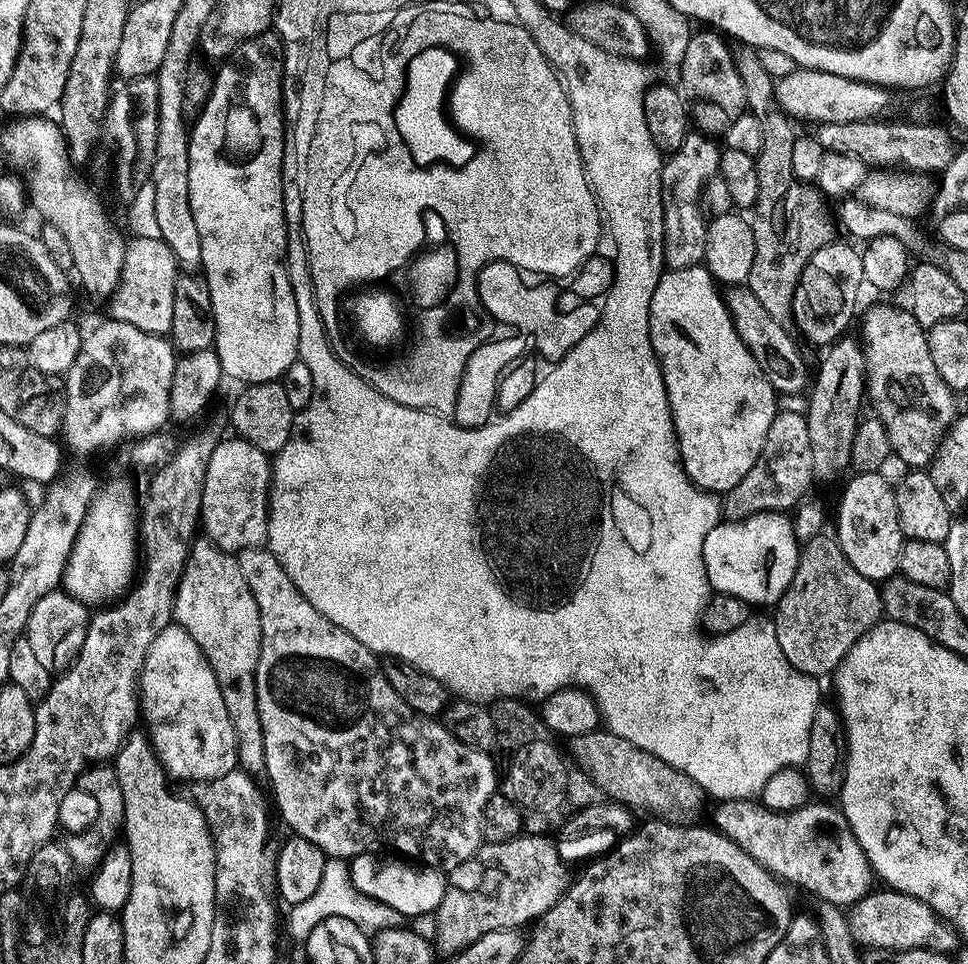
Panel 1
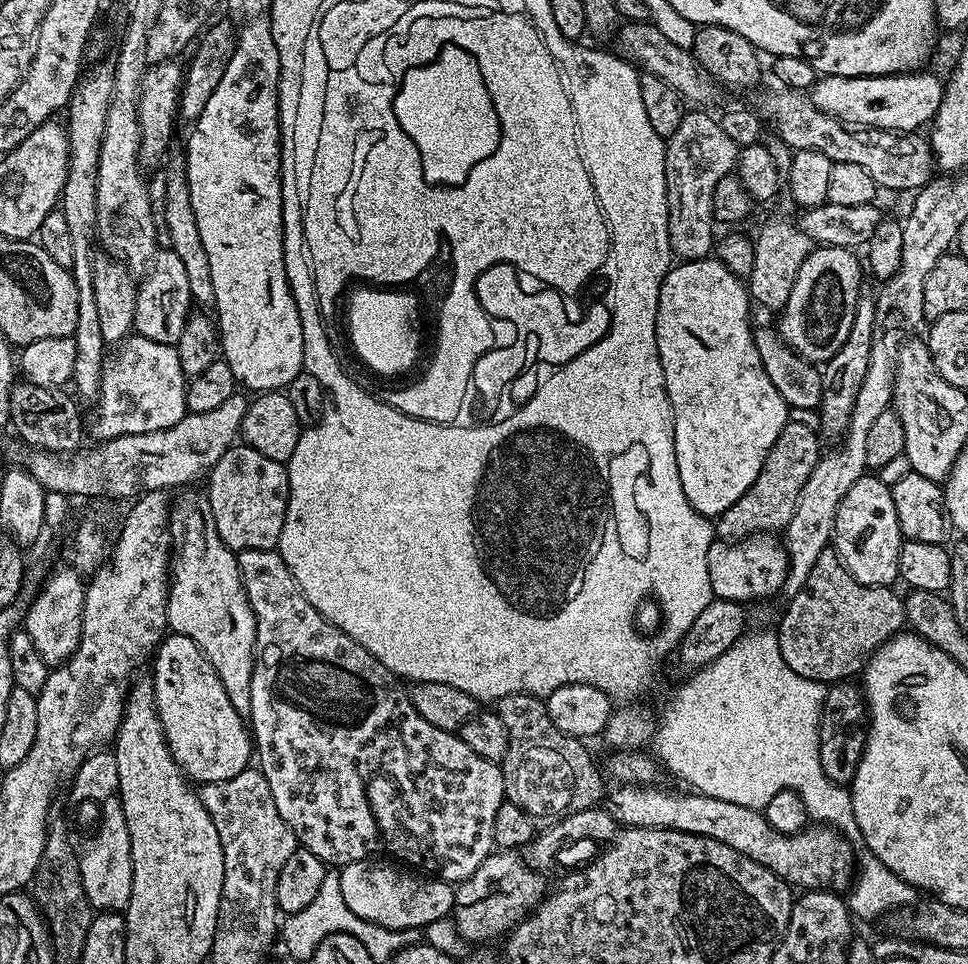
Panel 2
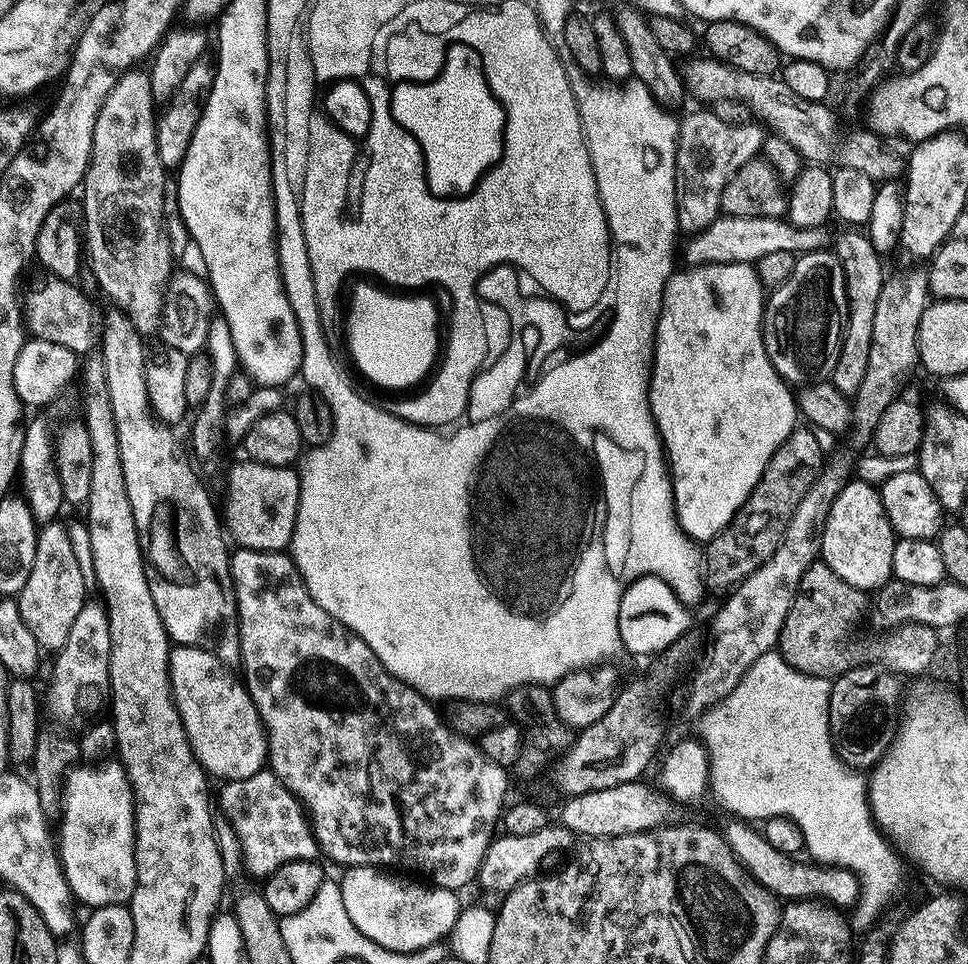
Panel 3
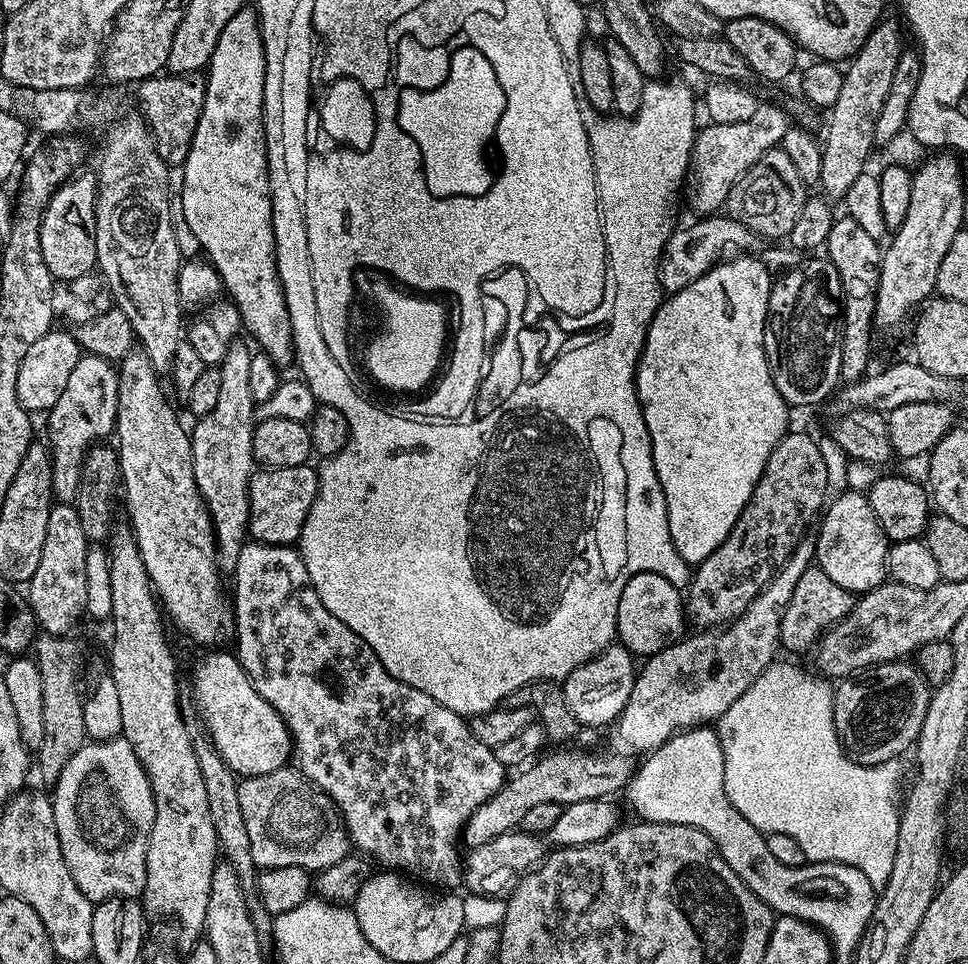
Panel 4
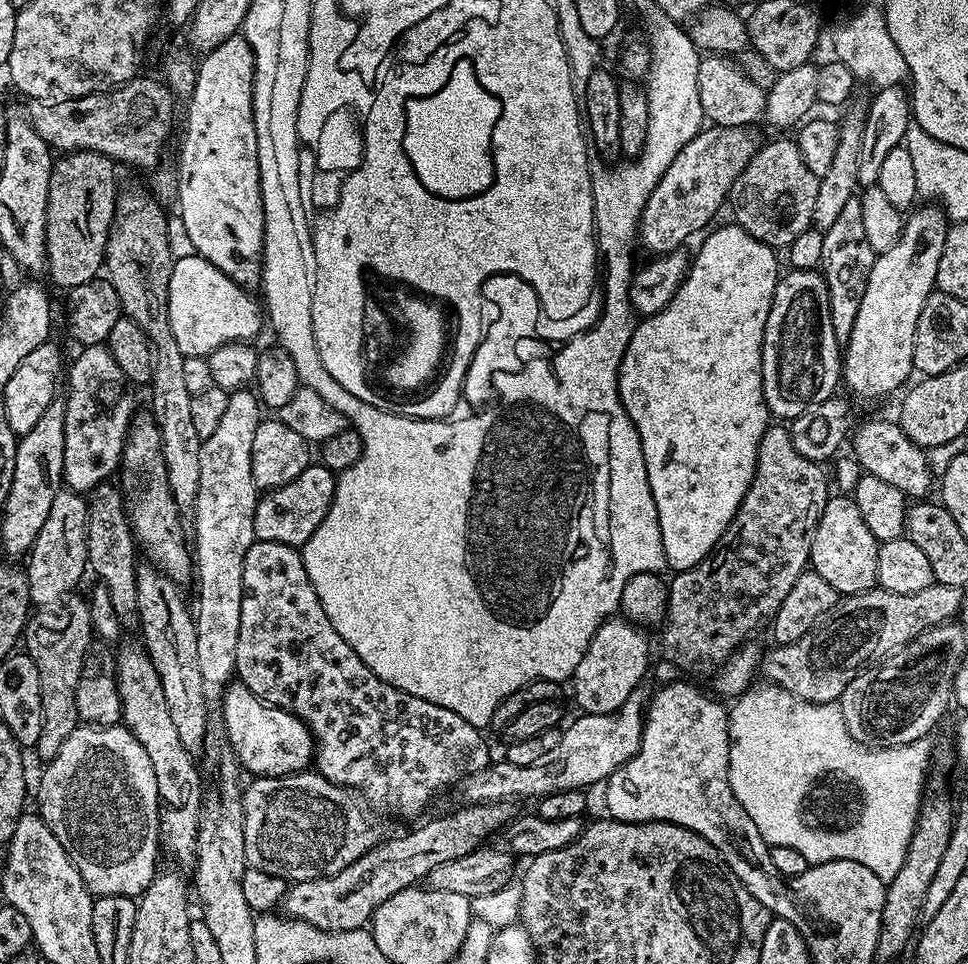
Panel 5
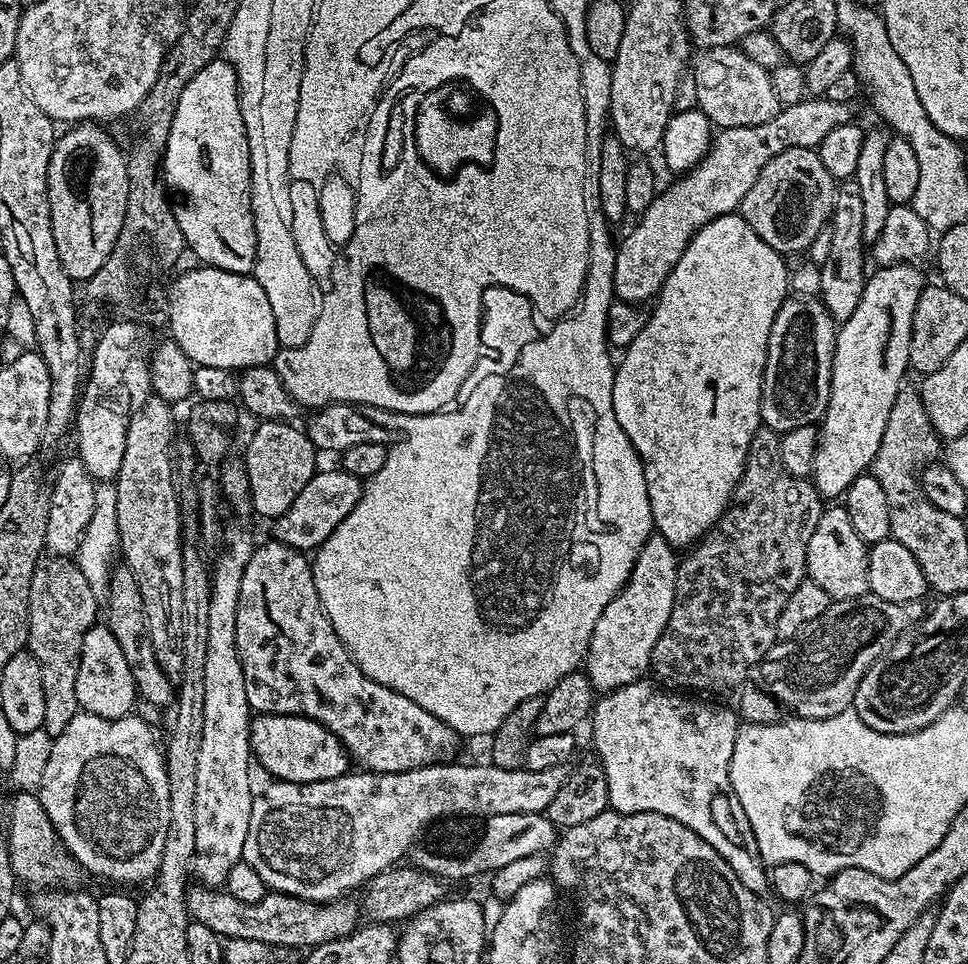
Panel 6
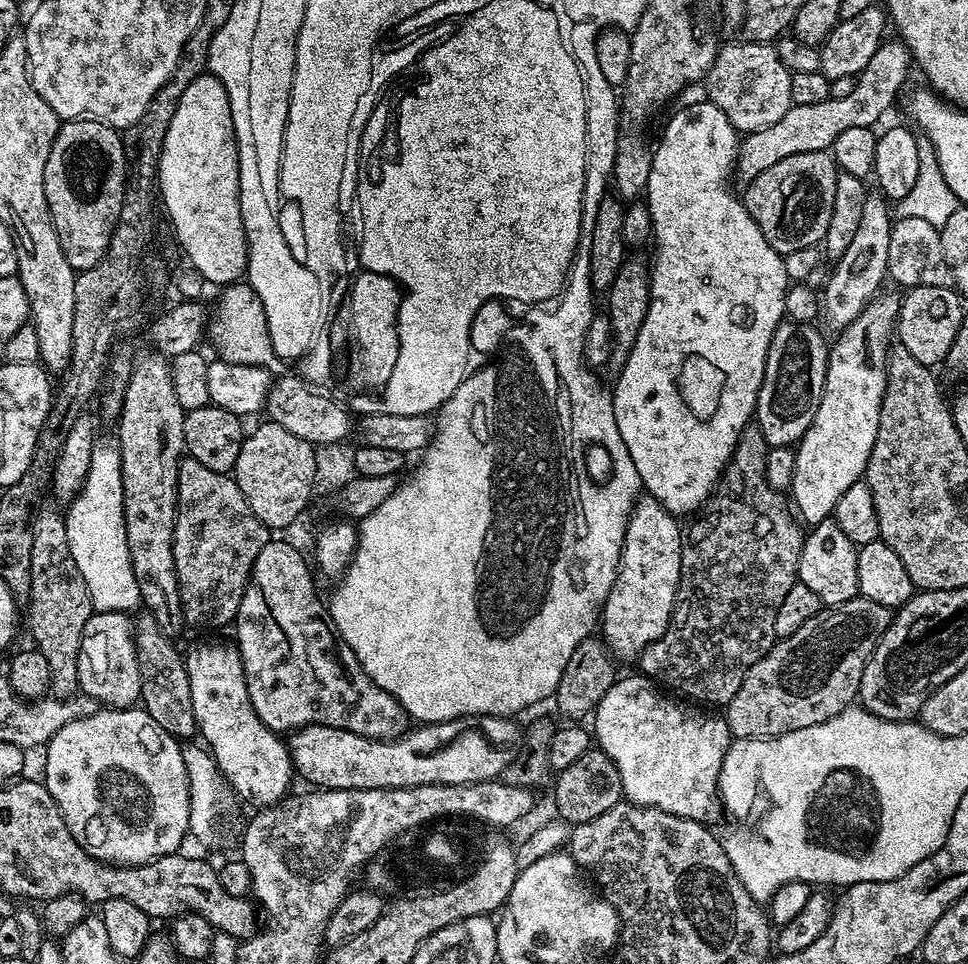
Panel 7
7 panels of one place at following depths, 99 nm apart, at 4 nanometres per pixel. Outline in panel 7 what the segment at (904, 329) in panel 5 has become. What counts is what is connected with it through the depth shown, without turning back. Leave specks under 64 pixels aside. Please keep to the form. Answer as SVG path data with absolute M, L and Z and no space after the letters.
M886 291L873 296L848 328L835 337L828 353L818 414L795 445L790 504L805 525L815 526L829 519L836 511L838 498L864 480L874 438L878 438L882 398L888 385L888 354L894 344L900 309L900 296Z

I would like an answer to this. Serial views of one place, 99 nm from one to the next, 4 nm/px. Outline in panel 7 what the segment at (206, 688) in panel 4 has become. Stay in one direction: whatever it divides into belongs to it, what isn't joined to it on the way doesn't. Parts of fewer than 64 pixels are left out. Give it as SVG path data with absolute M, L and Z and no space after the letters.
M463 716L457 720L437 720L435 724L424 724L405 731L403 736L397 736L395 740L372 740L369 736L354 734L350 730L331 728L325 724L307 724L304 728L295 729L287 741L288 751L292 753L292 766L297 777L309 780L309 785L317 789L333 788L334 790L366 790L367 788L413 788L414 786L426 786L427 784L477 784L503 777L506 769L516 753L520 751L522 743L521 725L516 725L515 719L506 716Z

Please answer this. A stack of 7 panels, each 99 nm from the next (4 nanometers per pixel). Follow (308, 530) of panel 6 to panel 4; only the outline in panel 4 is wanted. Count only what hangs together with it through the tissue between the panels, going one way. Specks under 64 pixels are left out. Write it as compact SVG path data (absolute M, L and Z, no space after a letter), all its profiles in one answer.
M311 463L289 468L260 470L252 476L248 486L249 520L247 535L258 544L292 546L299 541L306 514L314 506L320 485L318 472Z

